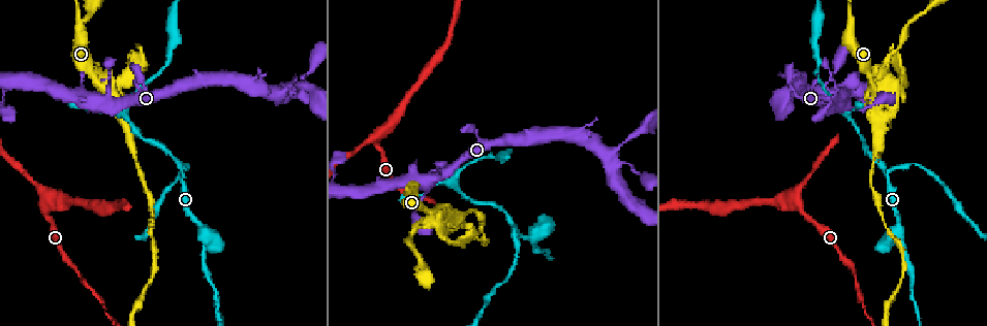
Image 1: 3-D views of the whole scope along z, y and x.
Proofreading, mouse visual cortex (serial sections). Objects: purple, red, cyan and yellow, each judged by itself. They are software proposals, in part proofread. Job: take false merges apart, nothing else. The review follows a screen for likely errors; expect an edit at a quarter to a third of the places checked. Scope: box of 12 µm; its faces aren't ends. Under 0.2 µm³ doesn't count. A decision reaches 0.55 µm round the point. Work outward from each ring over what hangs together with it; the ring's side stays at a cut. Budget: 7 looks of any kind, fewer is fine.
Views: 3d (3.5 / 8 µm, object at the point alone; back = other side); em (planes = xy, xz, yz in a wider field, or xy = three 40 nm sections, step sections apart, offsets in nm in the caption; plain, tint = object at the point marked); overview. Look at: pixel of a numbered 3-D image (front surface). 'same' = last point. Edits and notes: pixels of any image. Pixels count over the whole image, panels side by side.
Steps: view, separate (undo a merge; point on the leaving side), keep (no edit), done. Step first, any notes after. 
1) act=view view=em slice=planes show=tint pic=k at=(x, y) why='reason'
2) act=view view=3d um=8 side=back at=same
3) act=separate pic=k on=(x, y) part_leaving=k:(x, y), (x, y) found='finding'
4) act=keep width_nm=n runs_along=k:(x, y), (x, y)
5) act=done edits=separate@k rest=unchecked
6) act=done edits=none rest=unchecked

act=view view=3d um=3.5 pic=1 at=(892, 170) why='three-way junction'

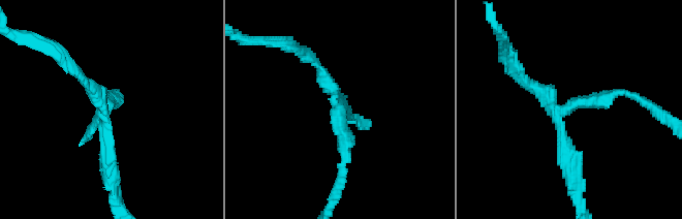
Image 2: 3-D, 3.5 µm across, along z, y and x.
act=view view=em slice=xy step=1 show=tint pic=2 at=(104, 109) arms=3 arm_widths_nm=150,200,250 why='need the tissue'

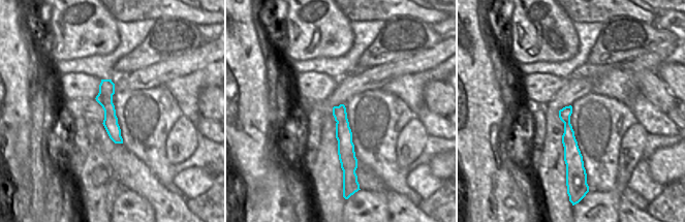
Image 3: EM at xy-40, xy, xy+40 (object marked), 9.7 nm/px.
act=view view=em slice=xy step=2 show=tint at=same

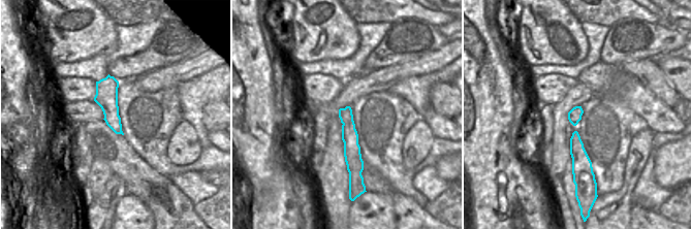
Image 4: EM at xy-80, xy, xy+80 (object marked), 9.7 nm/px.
act=separate pic=2 on=(594, 101) border=4:(345, 108), (342, 112), (342, 123) found='two cells meet here'

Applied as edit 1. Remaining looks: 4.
act=view view=overview why='see it whole again'

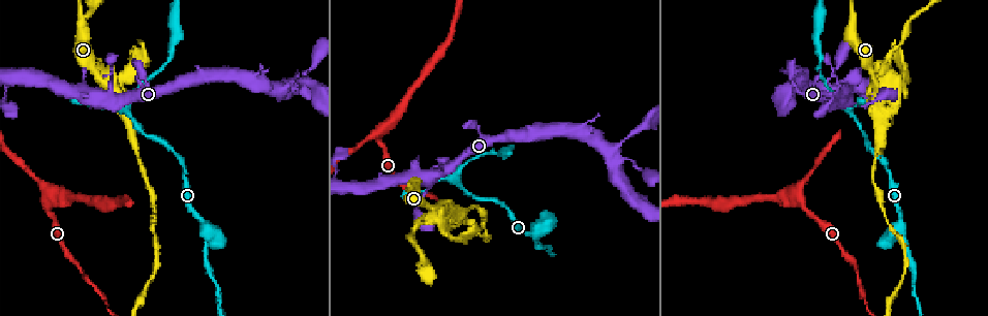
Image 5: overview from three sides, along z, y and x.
act=view view=3d um=3.5 pic=5 at=(899, 230) why='a fork'

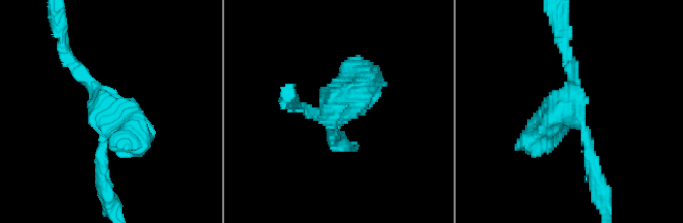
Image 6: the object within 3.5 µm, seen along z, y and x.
act=view view=em slice=xy step=3 show=tint pic=6 at=(107, 108)

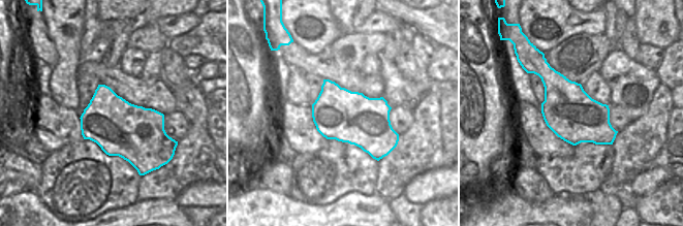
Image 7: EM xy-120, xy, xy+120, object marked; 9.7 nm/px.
act=keep runs_along=6:(67, 54), (128, 126), (125, 146) found='one cell here'

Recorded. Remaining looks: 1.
act=done edits=separate@2 rest=unchecked

